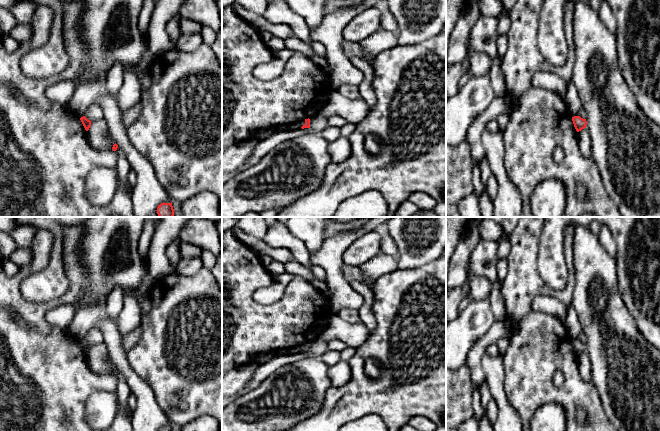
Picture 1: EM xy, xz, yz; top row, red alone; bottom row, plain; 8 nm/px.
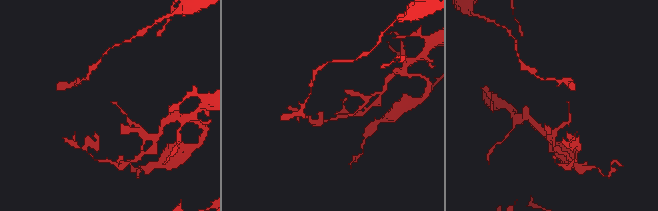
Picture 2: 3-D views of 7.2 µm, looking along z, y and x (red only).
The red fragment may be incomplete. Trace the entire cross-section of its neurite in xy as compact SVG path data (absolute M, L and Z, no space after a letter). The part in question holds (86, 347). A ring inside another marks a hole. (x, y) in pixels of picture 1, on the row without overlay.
M96 301L80 307L71 322L64 328L66 333L78 340L86 355L91 350L84 337L105 314L105 302Z

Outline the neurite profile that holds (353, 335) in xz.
M335 315L329 319L328 324L318 337L327 344L330 340L337 339L348 347L357 349L367 340L370 333L363 322L349 323Z

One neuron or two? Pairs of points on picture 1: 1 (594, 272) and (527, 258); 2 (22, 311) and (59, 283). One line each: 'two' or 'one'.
1: two
2: two

